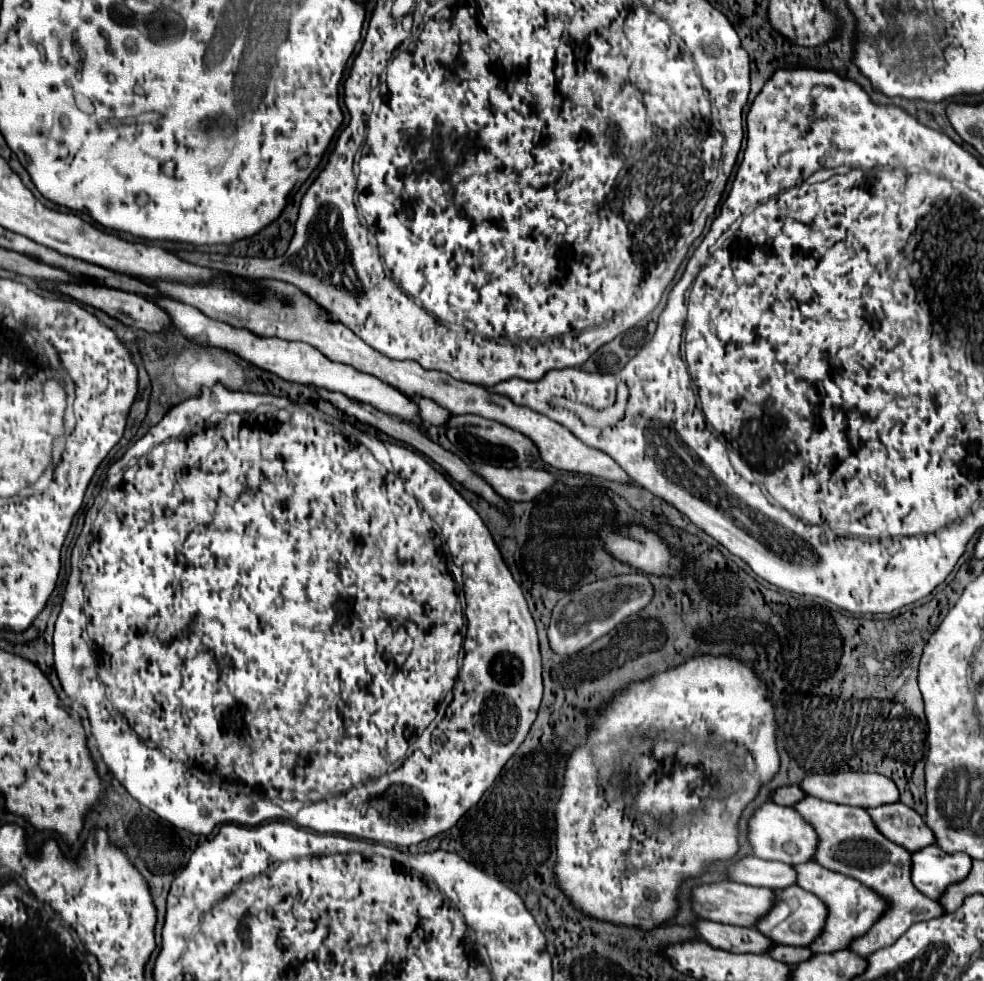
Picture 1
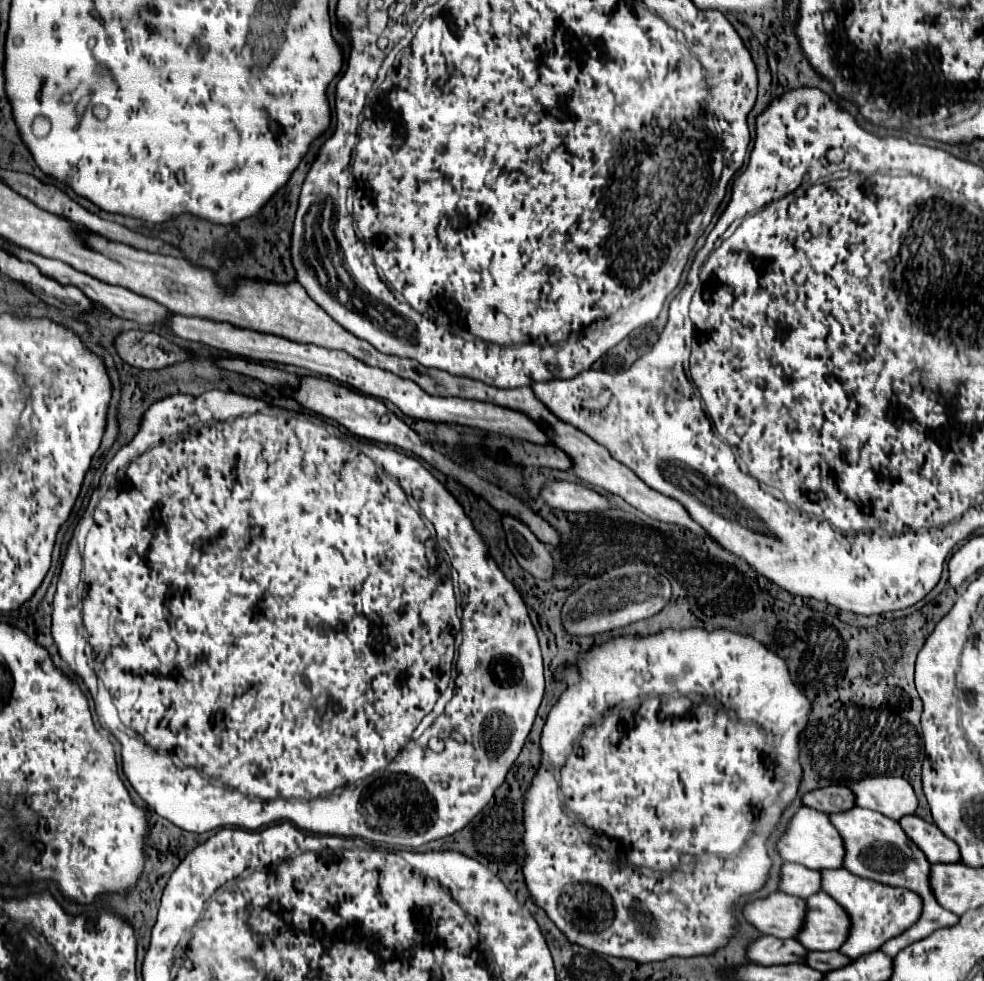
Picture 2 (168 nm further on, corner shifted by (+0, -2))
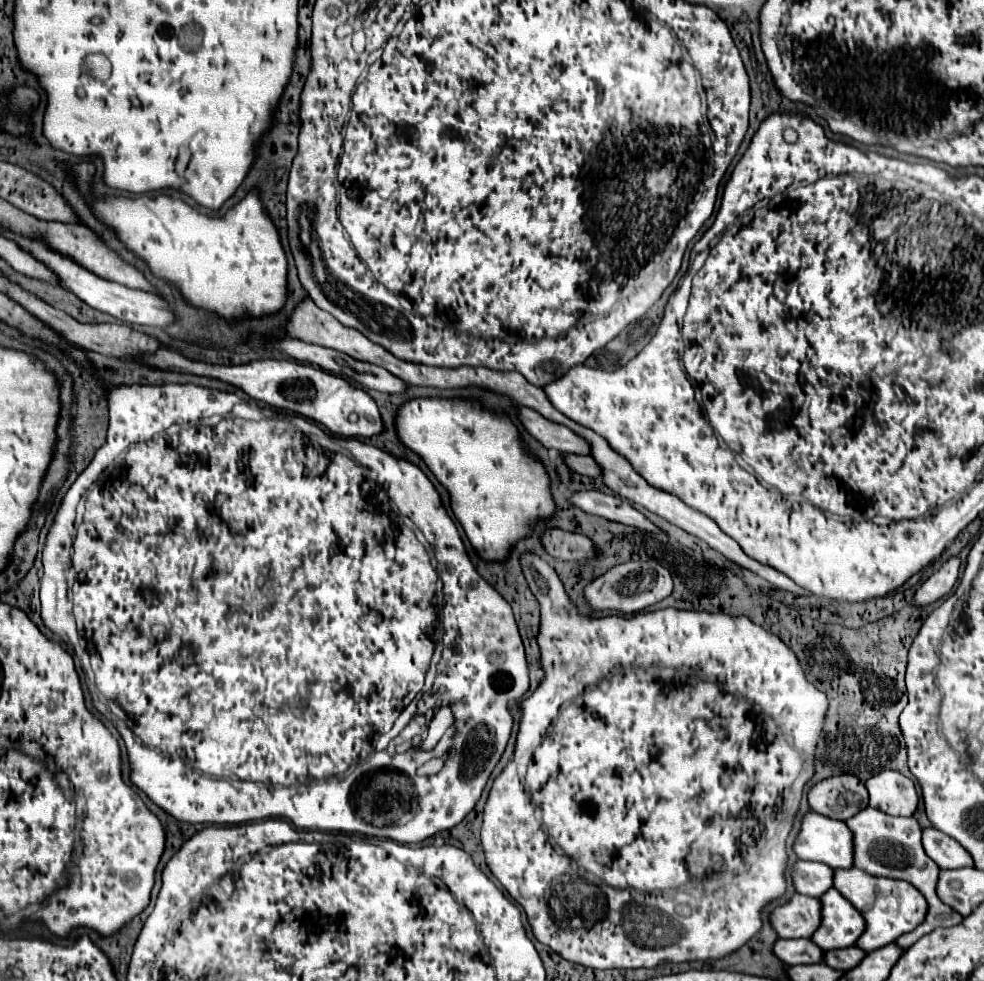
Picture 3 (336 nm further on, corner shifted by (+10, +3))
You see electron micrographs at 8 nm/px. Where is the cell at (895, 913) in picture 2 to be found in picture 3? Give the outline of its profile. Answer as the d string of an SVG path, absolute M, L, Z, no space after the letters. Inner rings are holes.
M857 867L849 869L835 869L833 871L833 887L851 903L855 909L865 917L865 933L857 939L857 947L865 949L879 949L883 945L893 943L899 935L915 929L927 913L925 897L907 881L897 879L885 879L885 877L873 877Z

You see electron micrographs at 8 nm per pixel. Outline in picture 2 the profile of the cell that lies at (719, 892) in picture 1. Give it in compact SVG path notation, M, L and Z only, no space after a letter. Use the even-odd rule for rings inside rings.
M775 892L767 898L749 902L743 914L763 934L775 938L797 938L805 924L807 902L797 896Z

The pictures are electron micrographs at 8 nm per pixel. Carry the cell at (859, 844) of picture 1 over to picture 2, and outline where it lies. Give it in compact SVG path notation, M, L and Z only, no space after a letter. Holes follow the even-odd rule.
M859 806L855 810L849 810L847 814L831 814L829 818L831 818L831 822L835 824L835 828L839 830L839 834L845 842L845 862L843 862L843 866L849 872L863 876L863 878L869 878L869 880L877 880L877 882L887 884L887 886L909 888L923 898L923 904L925 904L923 918L919 918L919 922L915 926L911 926L911 930L905 930L899 938L891 938L891 942L887 942L887 946L883 946L885 954L897 956L897 952L911 946L913 942L927 938L929 934L933 934L939 928L955 926L959 922L959 916L941 908L941 904L935 900L935 894L933 894L933 888L931 888L931 882L929 882L931 864L925 858L925 854L919 850L919 846L915 846L915 842L911 838L907 838L907 834L899 826L899 822L895 822L895 820L891 820L891 818L879 814L879 812L859 808Z

